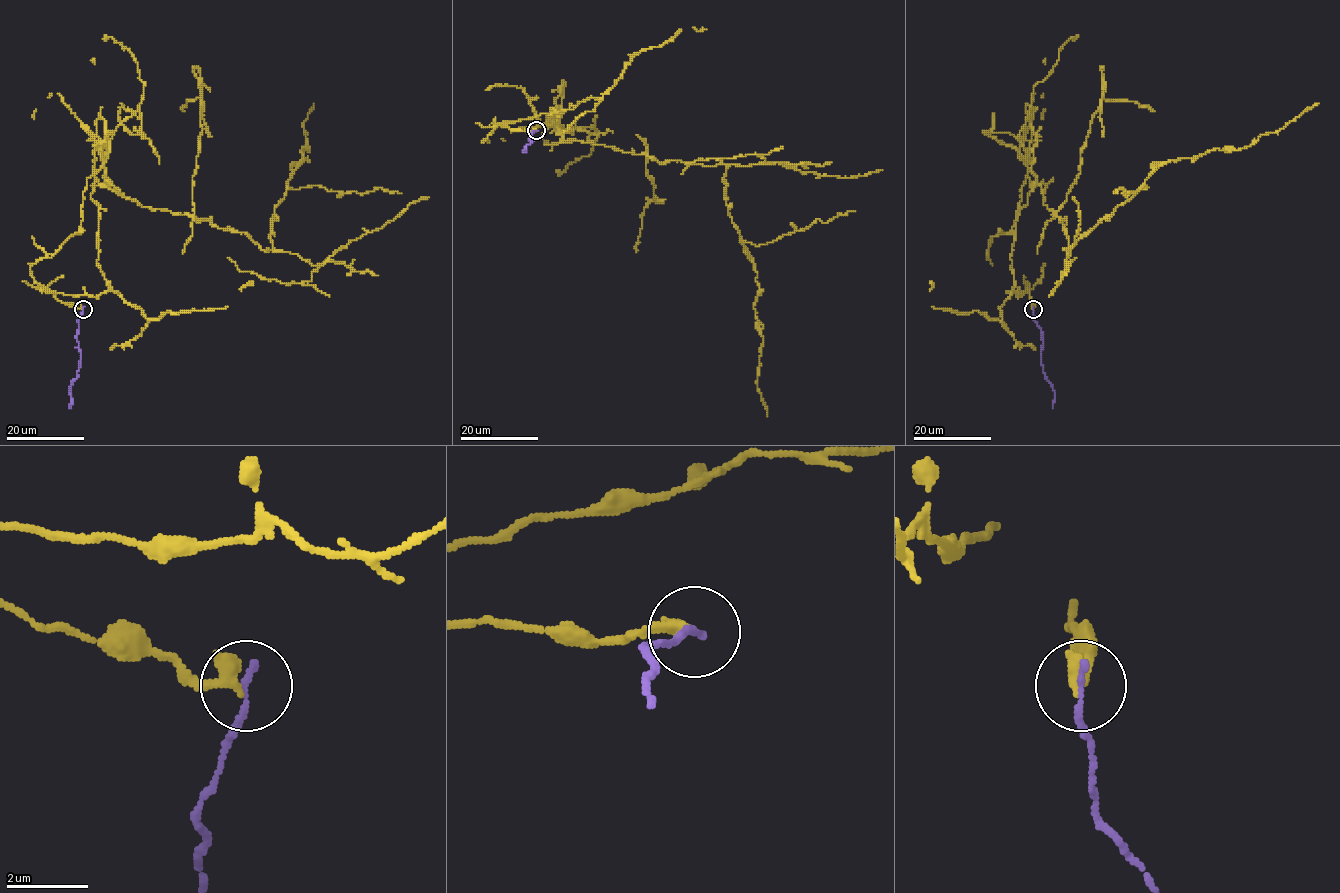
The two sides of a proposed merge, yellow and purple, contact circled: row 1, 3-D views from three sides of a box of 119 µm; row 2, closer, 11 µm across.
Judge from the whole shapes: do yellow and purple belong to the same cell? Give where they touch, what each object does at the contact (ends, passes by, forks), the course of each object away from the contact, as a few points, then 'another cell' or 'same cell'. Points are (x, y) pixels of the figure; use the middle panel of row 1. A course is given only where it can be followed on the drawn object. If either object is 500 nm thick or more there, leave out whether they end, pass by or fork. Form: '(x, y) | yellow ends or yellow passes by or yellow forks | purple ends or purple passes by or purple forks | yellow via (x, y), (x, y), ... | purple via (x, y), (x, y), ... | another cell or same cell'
(536, 130) | yellow ends | purple ends | yellow via (536, 130), (503, 124), (563, 111), (551, 108), (544, 125), (565, 140), (725, 165), (759, 287), (766, 416) | purple via (537, 130), (532, 132), (531, 139), (534, 139), (524, 151) | another cell

